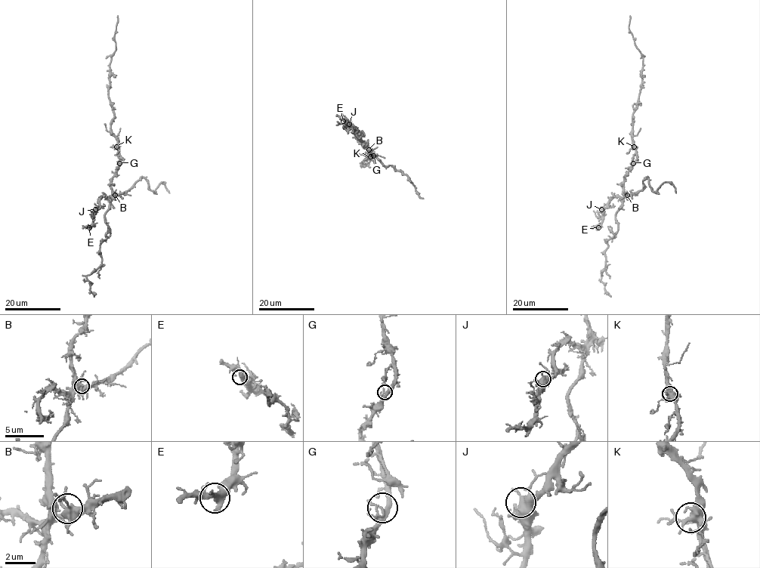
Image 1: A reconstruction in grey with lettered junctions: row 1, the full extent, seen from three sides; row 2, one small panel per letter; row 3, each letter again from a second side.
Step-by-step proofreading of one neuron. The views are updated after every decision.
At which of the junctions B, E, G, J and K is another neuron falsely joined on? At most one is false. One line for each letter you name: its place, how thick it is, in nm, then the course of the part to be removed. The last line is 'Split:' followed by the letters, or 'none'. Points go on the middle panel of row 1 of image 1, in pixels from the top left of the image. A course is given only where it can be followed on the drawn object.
B: at (369, 149); 440 nm thick; foreign part runs (369, 149), (386, 166), (390, 165), (407, 176), (415, 186), (416, 192), (424, 198)
Split: B

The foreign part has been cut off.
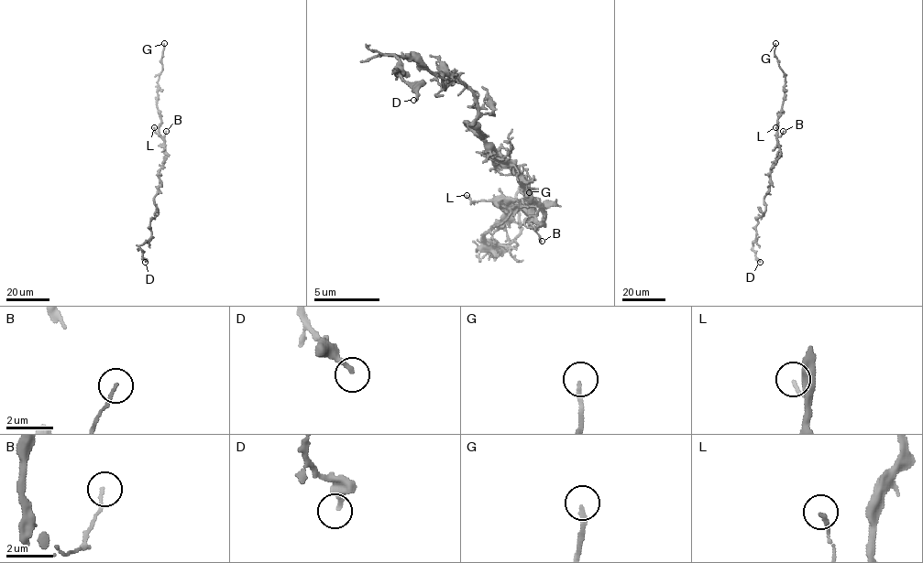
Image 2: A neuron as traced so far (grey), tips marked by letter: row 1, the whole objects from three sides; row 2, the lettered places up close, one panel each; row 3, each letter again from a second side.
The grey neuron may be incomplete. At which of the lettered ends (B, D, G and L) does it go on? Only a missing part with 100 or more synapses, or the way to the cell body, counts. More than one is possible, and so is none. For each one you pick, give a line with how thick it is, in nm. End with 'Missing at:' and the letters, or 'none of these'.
G: 190 nm
Missing at: G

